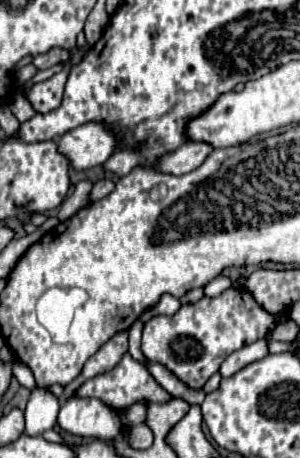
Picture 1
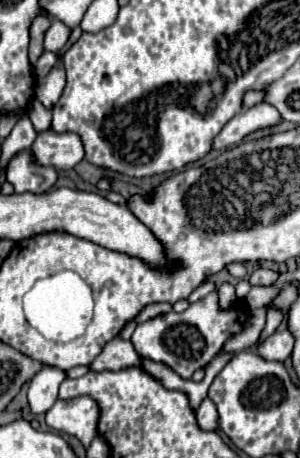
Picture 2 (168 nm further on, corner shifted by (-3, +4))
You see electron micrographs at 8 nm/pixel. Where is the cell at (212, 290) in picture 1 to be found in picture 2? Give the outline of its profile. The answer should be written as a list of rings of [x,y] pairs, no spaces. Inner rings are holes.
[[[224,282],[220,288],[218,288],[218,296],[220,296],[220,306],[222,308],[230,308],[234,302],[236,302],[236,294],[234,294],[234,286]]]

